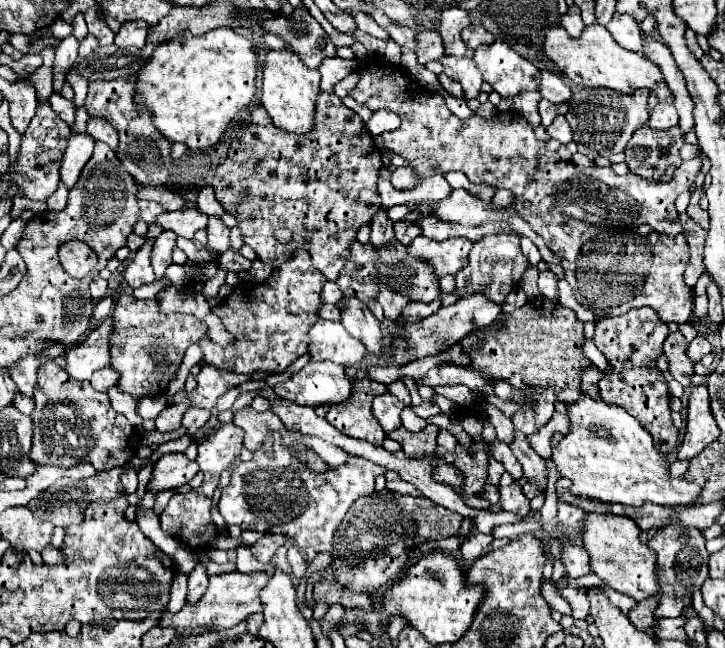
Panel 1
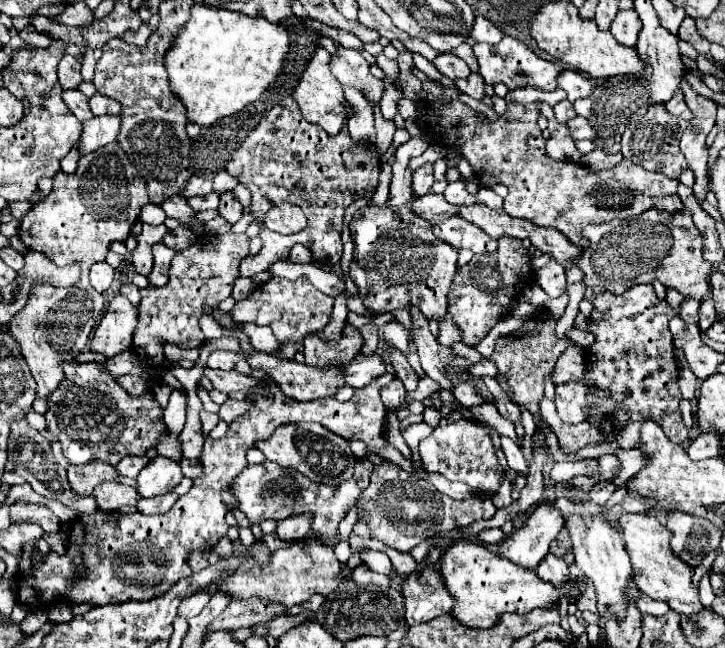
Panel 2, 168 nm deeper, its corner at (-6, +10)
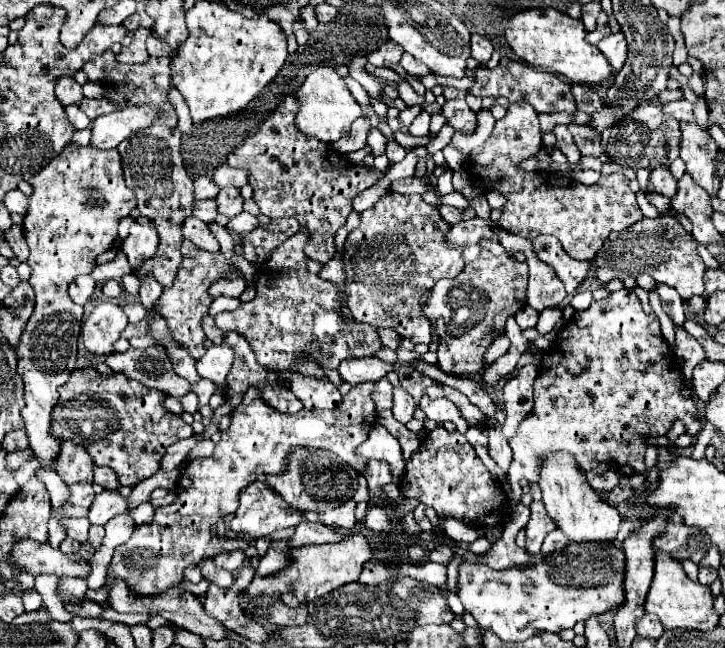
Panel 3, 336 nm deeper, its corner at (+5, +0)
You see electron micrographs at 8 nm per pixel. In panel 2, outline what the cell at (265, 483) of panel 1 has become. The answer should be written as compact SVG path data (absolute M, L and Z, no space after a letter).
M355 459L353 477L339 483L337 487L311 481L299 471L281 469L273 461L265 461L261 465L247 465L231 483L231 493L237 501L237 509L247 515L247 519L255 525L265 519L283 519L291 515L313 515L313 535L321 541L333 541L337 535L339 521L347 515L351 507L355 507L361 491L369 485L369 475L373 471L373 463L369 459Z

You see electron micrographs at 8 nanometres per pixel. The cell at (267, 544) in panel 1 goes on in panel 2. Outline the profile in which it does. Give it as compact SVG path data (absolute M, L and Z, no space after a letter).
M295 515L295 517L287 517L277 521L277 537L285 543L291 541L299 541L303 537L307 537L311 531L311 517L307 515Z

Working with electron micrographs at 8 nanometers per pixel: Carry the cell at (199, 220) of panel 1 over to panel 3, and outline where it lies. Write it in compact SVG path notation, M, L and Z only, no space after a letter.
M206 199L206 201L196 201L194 205L194 217L210 223L210 221L216 221L218 217L218 209L216 209L216 201L212 199Z

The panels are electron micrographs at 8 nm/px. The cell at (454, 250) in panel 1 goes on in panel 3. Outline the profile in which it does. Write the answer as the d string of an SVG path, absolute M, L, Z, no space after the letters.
M480 217L466 219L466 221L460 221L458 225L450 227L448 241L458 247L478 244L482 238L498 241L498 235L494 233L496 225L498 225L498 221L492 221L492 219L480 219Z

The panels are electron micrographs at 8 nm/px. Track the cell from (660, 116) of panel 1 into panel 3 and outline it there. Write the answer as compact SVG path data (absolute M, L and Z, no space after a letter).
M678 99L678 101L670 101L664 107L664 113L672 115L678 121L694 121L694 113L692 113L692 103L688 103L686 99Z

